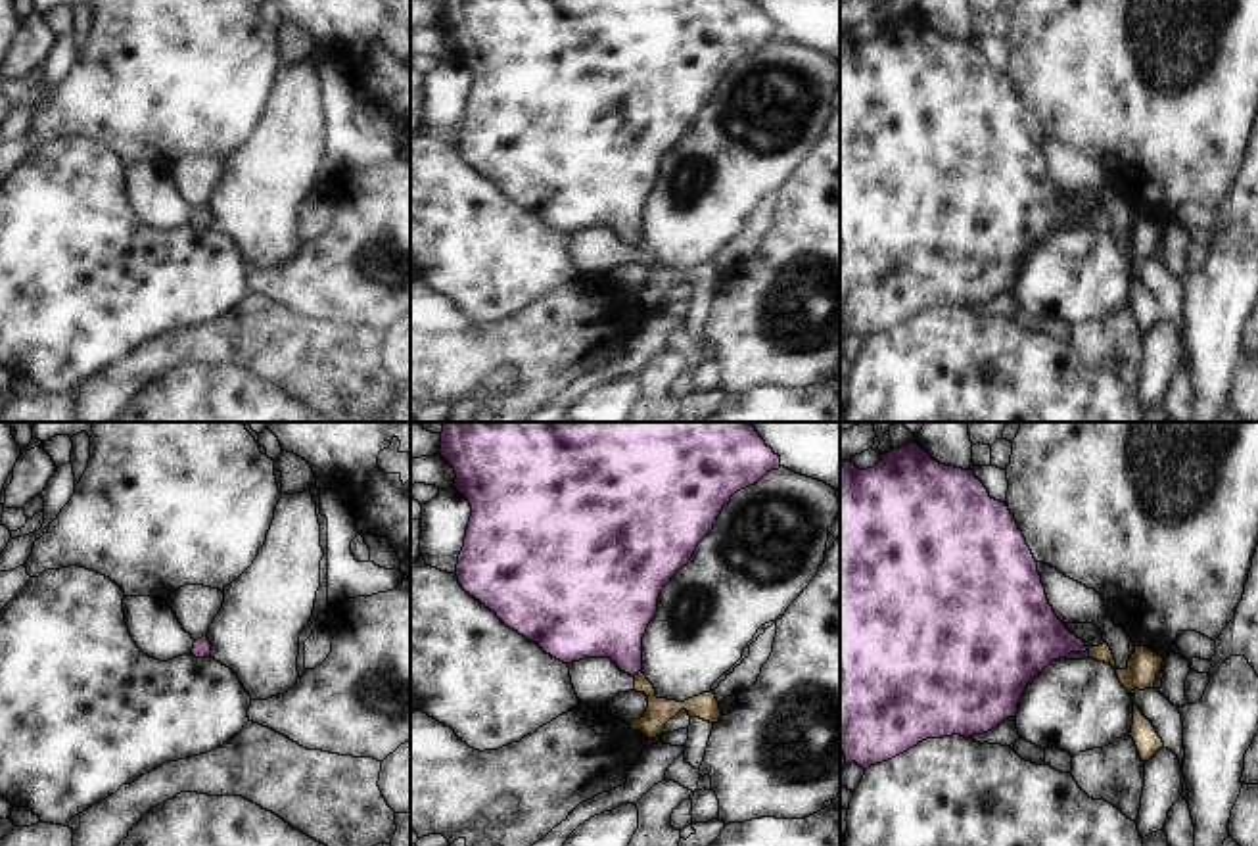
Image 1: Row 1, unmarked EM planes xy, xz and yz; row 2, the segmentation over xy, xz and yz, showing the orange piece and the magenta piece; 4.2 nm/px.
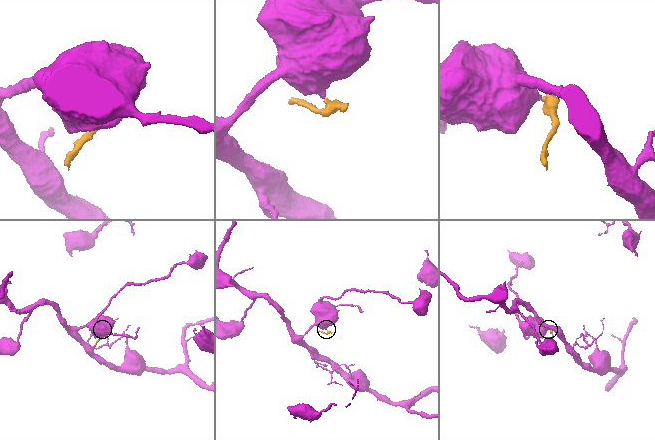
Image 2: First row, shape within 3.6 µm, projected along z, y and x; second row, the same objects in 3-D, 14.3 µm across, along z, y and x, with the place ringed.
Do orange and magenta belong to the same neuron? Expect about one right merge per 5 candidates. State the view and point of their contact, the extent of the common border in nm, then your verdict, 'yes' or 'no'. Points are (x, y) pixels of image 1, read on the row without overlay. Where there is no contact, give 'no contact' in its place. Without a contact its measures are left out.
meets orange in xz at (637, 244); contact 40 nm long; no

